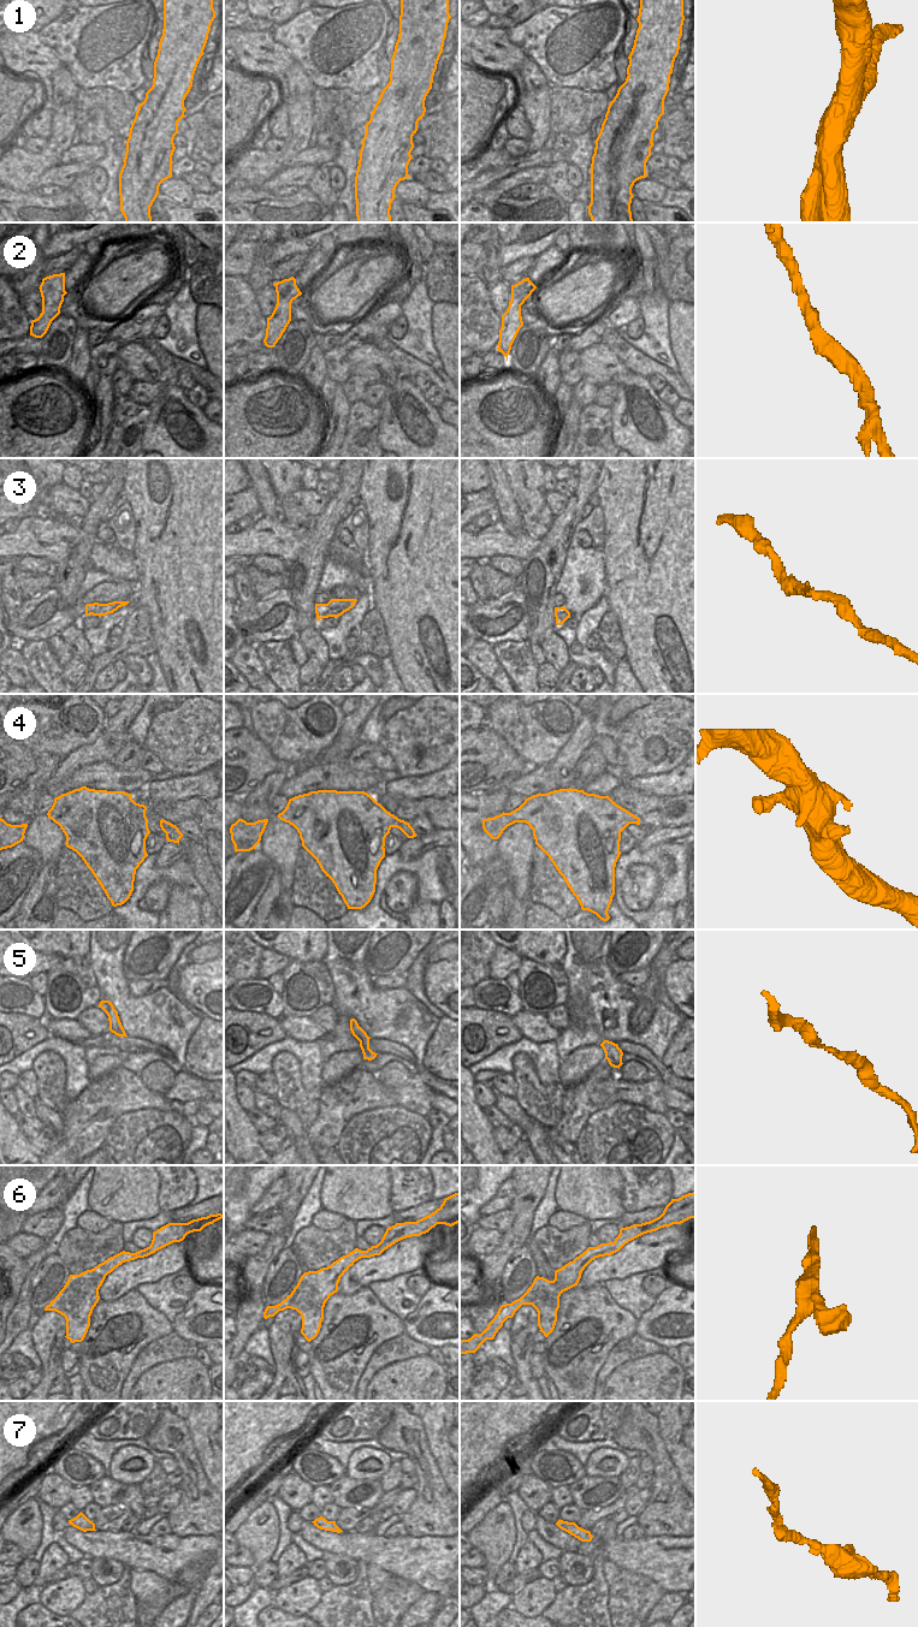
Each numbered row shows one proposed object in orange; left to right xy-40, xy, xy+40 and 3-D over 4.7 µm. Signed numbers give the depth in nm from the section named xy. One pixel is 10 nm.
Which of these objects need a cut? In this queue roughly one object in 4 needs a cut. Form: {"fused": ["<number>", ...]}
{"fused": ["1"]}

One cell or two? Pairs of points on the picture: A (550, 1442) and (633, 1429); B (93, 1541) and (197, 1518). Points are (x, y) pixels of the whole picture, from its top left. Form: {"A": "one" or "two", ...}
{"A": "two", "B": "two"}

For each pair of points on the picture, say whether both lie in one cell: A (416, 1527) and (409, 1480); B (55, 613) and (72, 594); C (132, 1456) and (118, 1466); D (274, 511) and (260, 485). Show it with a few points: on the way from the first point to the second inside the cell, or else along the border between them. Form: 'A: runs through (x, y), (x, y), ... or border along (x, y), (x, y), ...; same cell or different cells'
A: border along (414, 1471), (416, 1476), (415, 1486); different cells
B: border along (51, 587), (67, 606), (78, 599); different cells
C: runs through (129, 1459), (122, 1462); same cell
D: runs through (270, 505), (265, 491); same cell

